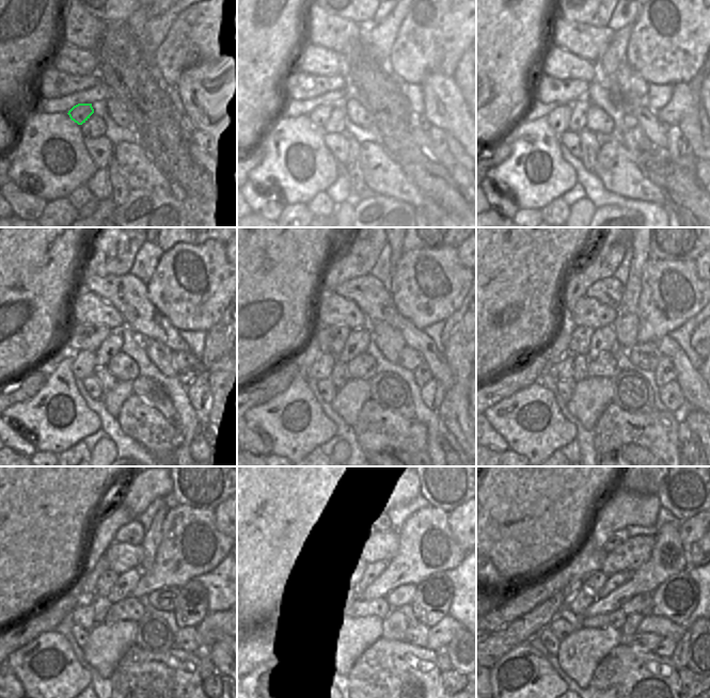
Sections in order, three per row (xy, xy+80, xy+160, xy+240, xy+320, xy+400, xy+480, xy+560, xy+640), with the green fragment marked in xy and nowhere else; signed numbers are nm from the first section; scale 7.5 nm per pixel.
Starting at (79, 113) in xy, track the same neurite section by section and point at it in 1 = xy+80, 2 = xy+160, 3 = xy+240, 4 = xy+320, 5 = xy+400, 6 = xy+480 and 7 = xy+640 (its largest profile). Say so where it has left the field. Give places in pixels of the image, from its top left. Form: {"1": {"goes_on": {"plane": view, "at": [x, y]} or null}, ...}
{"1": {"goes_on": {"plane": "xy+80", "at": [320, 114]}}, "2": {"goes_on": {"plane": "xy+160", "at": [558, 120]}}, "3": {"goes_on": {"plane": "xy+240", "at": [84, 362]}}, "4": {"goes_on": {"plane": "xy+320", "at": [321, 368]}}, "5": {"goes_on": {"plane": "xy+400", "at": [562, 373]}}, "6": {"goes_on": {"plane": "xy+480", "at": [83, 614]}}, "7": {"goes_on": {"plane": "xy+640", "at": [561, 628]}}}

